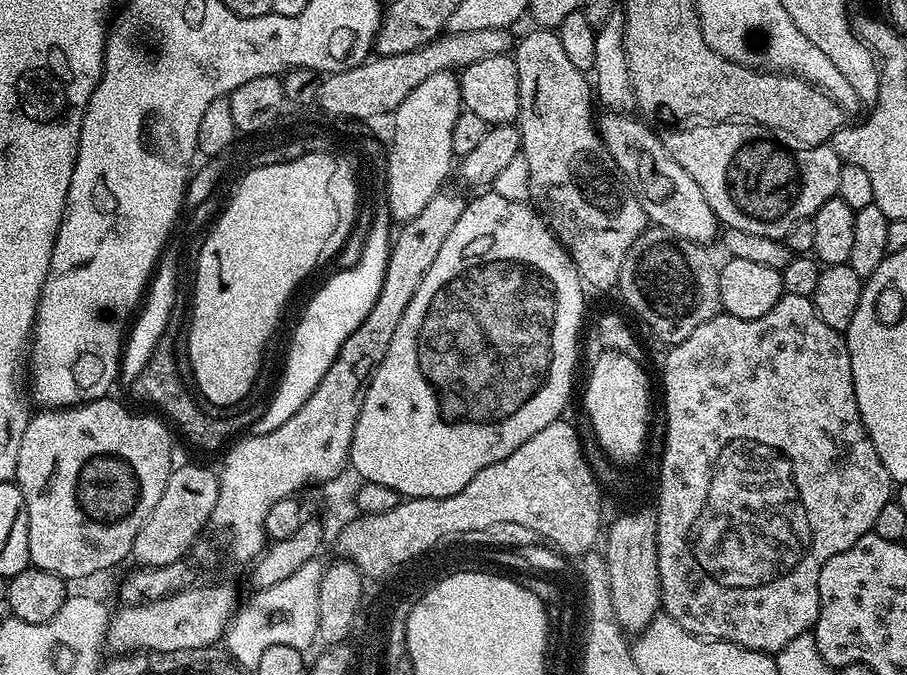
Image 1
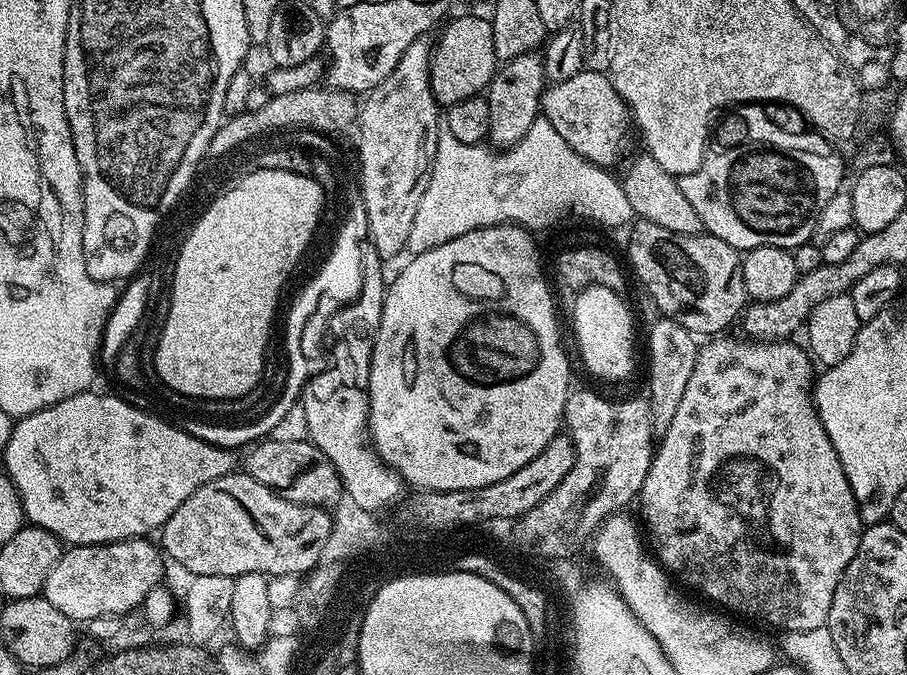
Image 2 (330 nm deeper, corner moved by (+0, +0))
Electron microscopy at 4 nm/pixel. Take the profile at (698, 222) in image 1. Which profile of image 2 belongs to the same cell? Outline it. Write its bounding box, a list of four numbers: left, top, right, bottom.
[540,70,633,169]

